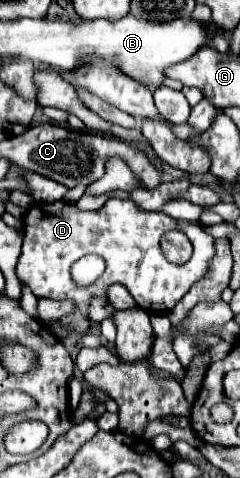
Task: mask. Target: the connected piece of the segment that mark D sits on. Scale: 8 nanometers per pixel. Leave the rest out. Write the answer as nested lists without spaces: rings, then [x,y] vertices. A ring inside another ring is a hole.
[[[110,198],[97,211],[79,211],[75,205],[65,201],[35,205],[27,211],[23,233],[23,253],[17,263],[19,281],[37,297],[73,299],[77,303],[77,315],[61,319],[61,323],[65,329],[75,329],[77,333],[85,333],[89,327],[89,299],[93,295],[105,297],[105,289],[109,285],[121,283],[126,286],[137,305],[145,311],[167,313],[201,277],[205,277],[205,273],[209,273],[209,261],[215,257],[215,239],[199,221],[177,221],[165,213],[141,211],[127,199]],[[169,229],[185,231],[193,243],[193,257],[183,267],[167,263],[161,255],[159,239]],[[85,253],[97,253],[107,263],[107,269],[99,279],[99,287],[77,287],[71,279],[71,263]]]

